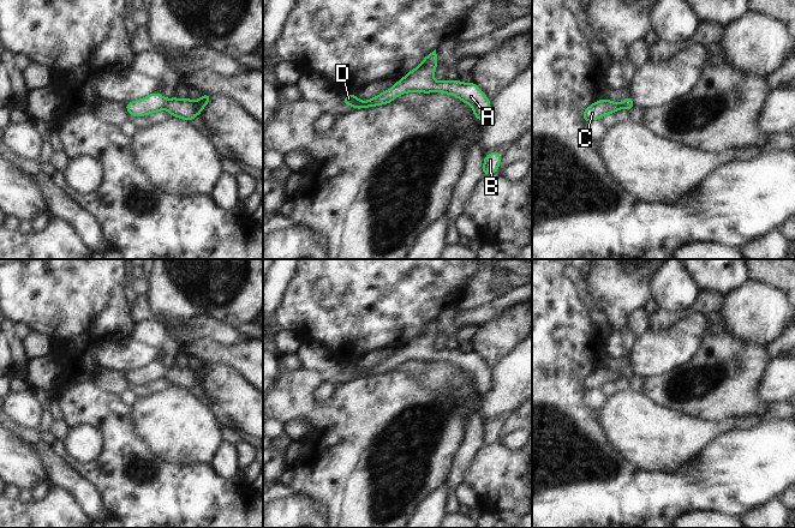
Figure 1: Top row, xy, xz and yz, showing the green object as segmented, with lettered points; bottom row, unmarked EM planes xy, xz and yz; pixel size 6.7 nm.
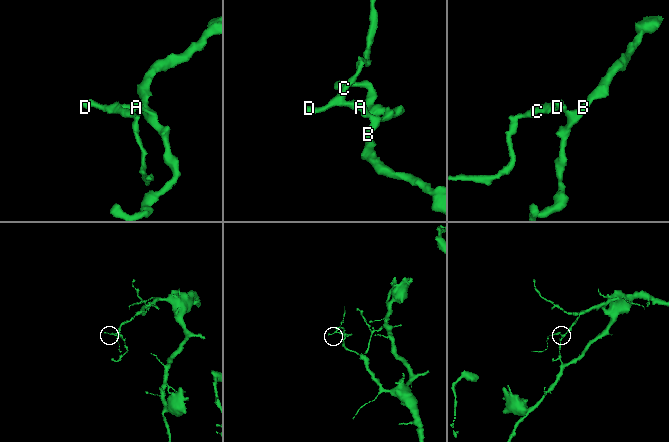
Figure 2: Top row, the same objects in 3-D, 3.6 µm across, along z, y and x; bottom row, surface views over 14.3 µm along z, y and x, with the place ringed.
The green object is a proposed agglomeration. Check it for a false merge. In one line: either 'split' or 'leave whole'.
leave whole

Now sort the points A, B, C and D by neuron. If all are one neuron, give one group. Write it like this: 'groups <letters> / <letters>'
groups A B C D

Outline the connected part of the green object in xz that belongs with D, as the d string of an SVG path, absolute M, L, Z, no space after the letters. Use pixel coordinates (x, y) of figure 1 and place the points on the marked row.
M436 49L426 55L422 64L411 70L404 78L398 80L393 88L367 101L360 101L355 94L346 95L341 103L352 106L355 109L377 107L394 102L396 96L406 92L442 92L456 96L465 104L473 108L473 115L480 121L490 118L491 103L486 95L476 83L462 83L458 80L434 80L434 71L437 68Z

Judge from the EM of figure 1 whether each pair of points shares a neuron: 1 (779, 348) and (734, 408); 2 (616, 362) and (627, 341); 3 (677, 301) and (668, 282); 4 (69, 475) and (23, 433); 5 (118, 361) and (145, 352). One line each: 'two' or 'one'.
1: two
2: one
3: one
4: one
5: one

